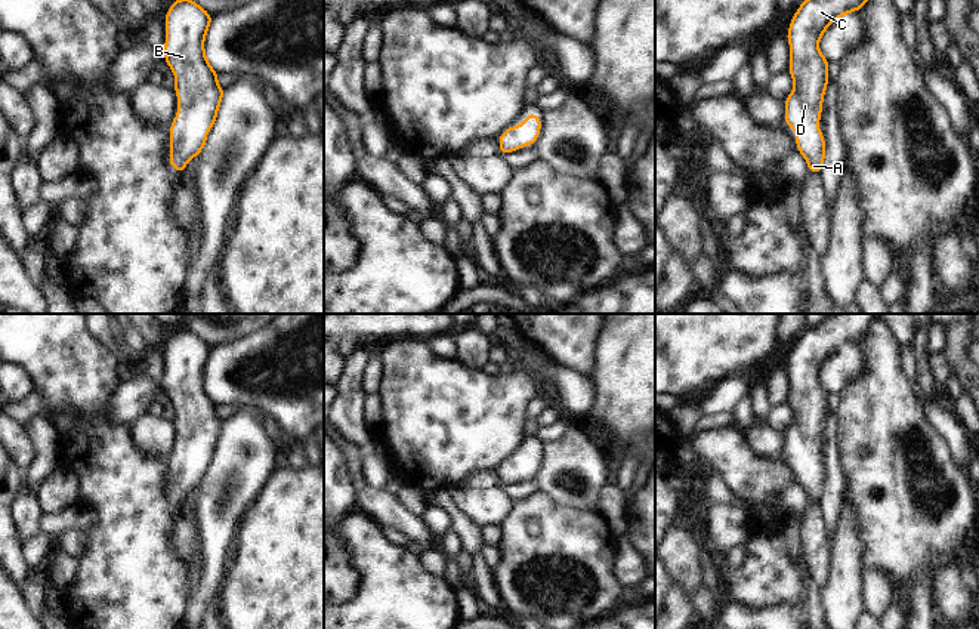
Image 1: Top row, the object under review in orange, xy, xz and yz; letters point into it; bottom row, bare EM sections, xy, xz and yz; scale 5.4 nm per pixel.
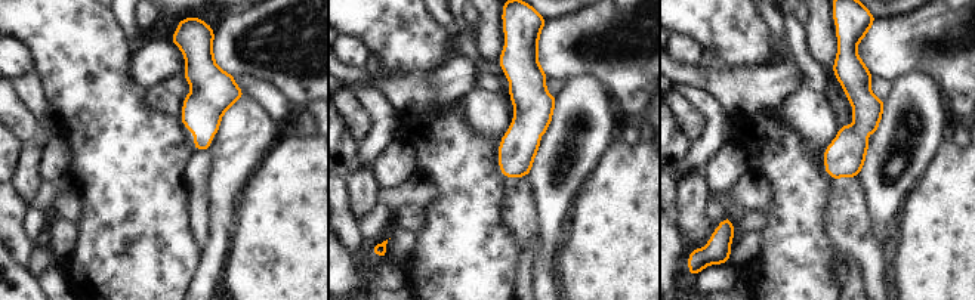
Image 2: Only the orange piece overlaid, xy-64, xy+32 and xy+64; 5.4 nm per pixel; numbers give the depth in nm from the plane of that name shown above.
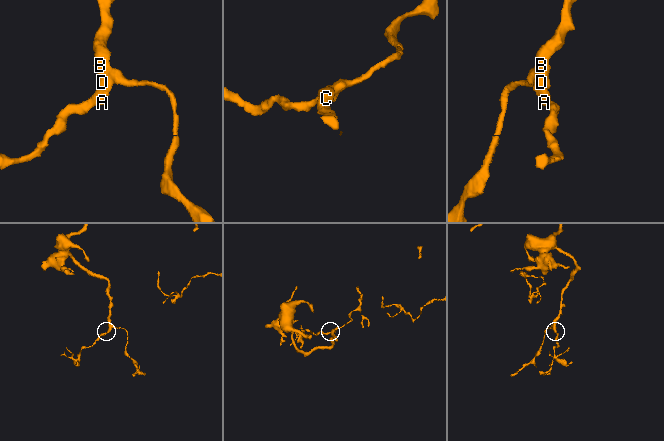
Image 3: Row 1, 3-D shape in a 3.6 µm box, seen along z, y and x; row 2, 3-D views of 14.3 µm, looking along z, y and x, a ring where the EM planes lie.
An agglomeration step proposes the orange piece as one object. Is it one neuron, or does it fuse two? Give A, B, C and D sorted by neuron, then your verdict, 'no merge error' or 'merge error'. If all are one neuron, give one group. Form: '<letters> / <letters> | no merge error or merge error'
A B C D | no merge error

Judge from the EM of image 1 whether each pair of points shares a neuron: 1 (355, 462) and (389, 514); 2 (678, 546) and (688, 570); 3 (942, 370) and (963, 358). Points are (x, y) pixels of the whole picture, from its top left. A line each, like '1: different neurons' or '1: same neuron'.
1: same neuron
2: same neuron
3: different neurons

